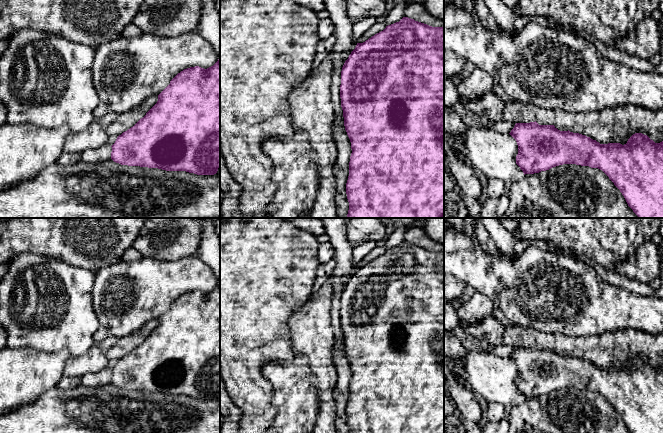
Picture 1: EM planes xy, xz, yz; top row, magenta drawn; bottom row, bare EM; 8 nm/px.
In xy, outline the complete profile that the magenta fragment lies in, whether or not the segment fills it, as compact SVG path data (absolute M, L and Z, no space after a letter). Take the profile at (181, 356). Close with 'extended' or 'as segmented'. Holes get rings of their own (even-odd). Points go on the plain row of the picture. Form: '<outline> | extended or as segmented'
M220 282L211 291L184 293L158 319L157 327L111 370L111 383L121 389L214 399L220 391Z | as segmented

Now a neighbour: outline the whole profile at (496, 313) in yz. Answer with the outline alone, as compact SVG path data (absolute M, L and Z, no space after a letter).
M493 306L491 315L496 318L497 320L499 320L502 324L504 325L511 325L513 324L511 321L509 321L505 315L503 314L503 312L498 309L496 306Z

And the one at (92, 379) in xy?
M103 369L98 372L89 372L81 377L81 384L86 387L99 387L111 383L112 371Z

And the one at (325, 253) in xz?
M329 242L319 244L319 247L317 250L317 257L321 264L327 263L333 259L334 249Z

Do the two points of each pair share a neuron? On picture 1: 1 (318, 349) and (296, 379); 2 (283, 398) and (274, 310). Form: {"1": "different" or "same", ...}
{"1": "different", "2": "different"}

